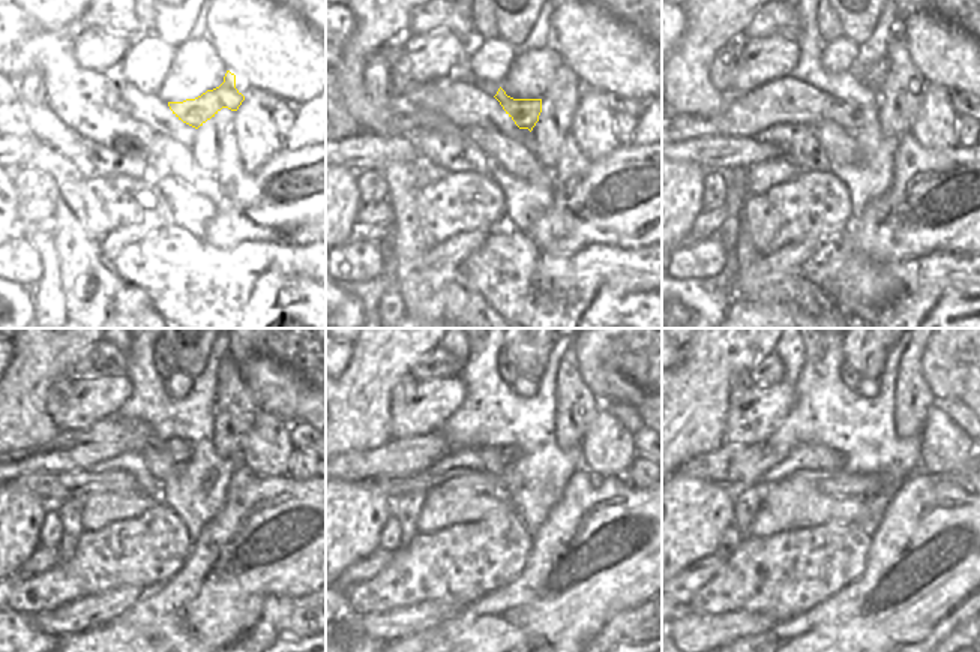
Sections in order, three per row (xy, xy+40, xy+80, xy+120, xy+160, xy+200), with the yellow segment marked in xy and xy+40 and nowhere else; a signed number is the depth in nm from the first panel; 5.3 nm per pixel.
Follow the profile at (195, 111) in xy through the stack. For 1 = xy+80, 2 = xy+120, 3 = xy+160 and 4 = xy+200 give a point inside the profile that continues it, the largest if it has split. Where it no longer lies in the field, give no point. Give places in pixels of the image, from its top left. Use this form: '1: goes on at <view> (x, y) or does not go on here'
1: goes on at xy+80 (850, 116)
2: goes on at xy+120 (177, 450)
3: goes on at xy+160 (511, 454)
4: goes on at xy+200 (842, 460)

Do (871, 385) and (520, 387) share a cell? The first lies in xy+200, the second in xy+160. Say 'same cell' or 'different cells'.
same cell

